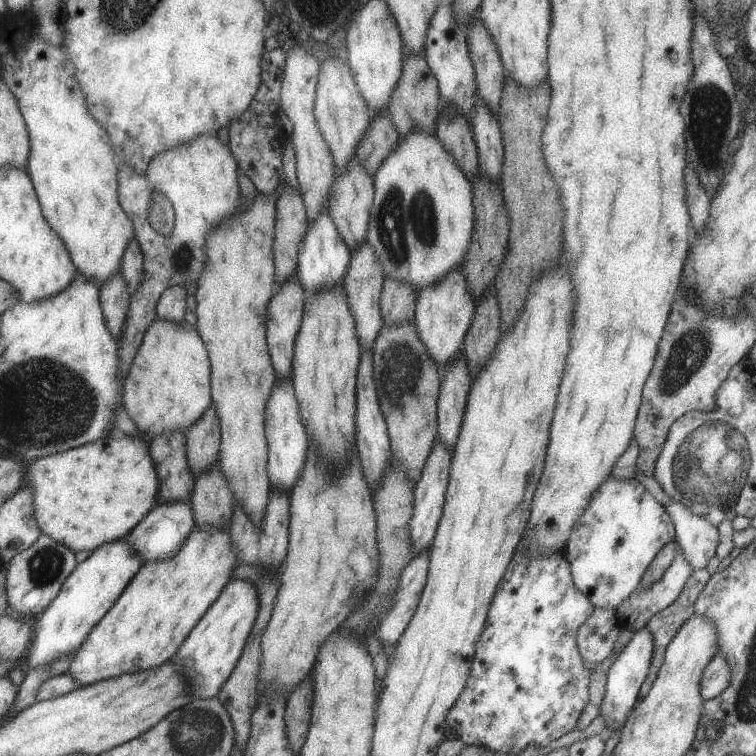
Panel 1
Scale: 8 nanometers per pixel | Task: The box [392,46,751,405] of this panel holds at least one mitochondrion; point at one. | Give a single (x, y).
(708, 109)

